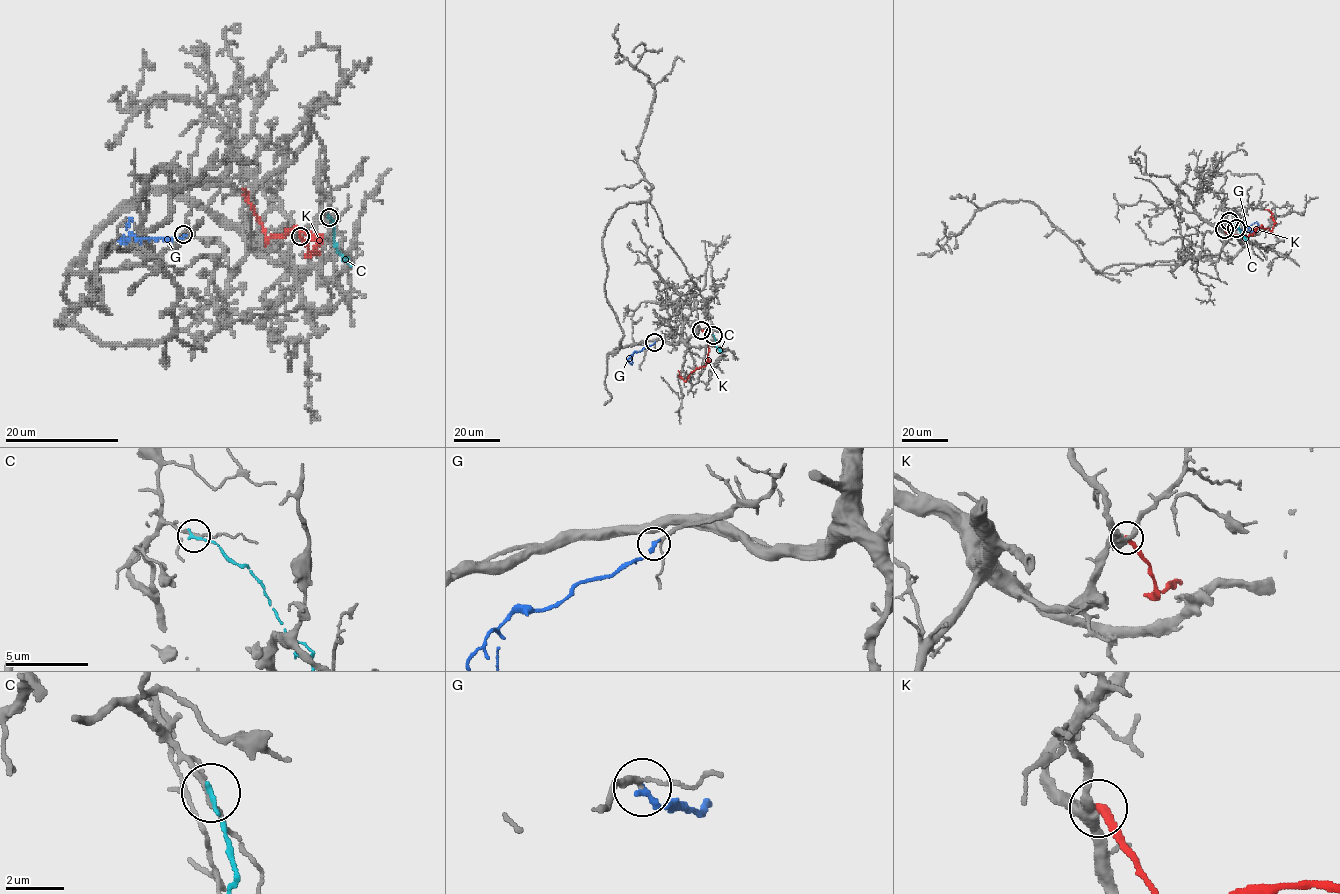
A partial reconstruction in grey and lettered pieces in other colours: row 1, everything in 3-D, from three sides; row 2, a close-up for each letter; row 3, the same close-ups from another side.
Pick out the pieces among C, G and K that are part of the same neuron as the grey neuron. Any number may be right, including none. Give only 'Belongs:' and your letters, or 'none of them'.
Belongs: G

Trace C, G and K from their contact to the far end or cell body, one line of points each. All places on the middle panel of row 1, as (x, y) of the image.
C: (713, 335), (716, 347), (722, 351)
G: (654, 342), (635, 351), (630, 364)
K: (702, 330), (707, 342), (708, 361), (685, 381), (678, 371)

